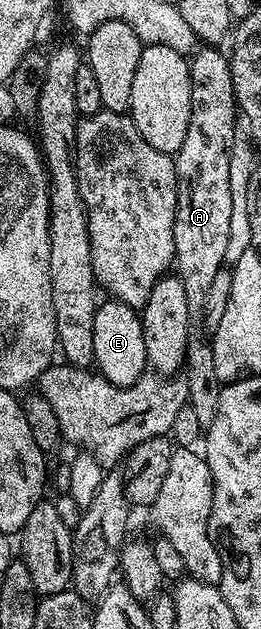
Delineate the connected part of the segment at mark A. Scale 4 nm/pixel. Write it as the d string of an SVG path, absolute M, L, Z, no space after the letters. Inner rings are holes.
M200 45L190 55L189 65L193 92L189 112L189 132L185 132L185 144L181 144L179 153L174 155L177 172L177 212L173 224L175 241L173 266L181 280L181 288L185 288L185 304L189 304L189 312L192 316L199 316L205 308L205 292L209 292L217 272L224 269L229 248L229 220L233 220L233 192L229 192L229 152L237 137L235 131L237 103L233 92L231 60L220 47Z

